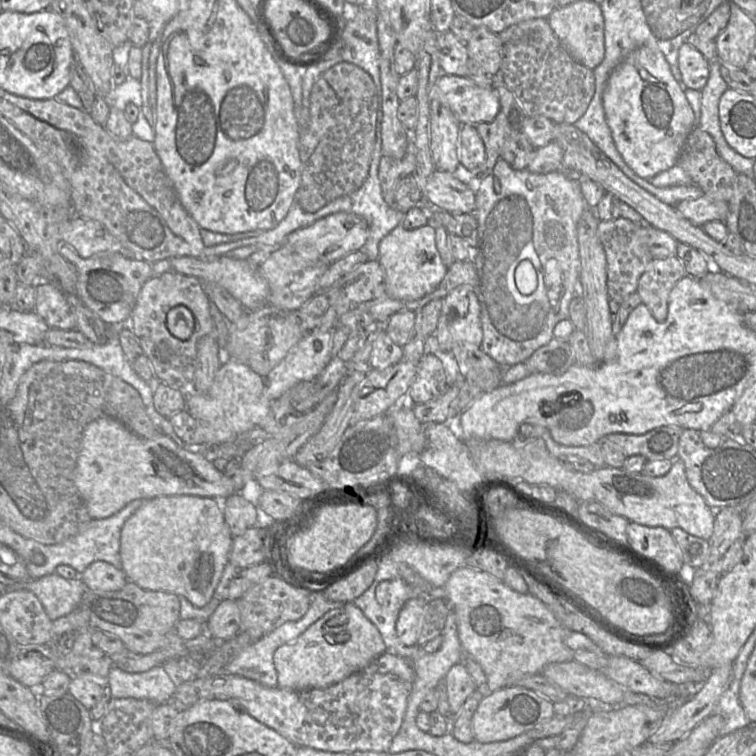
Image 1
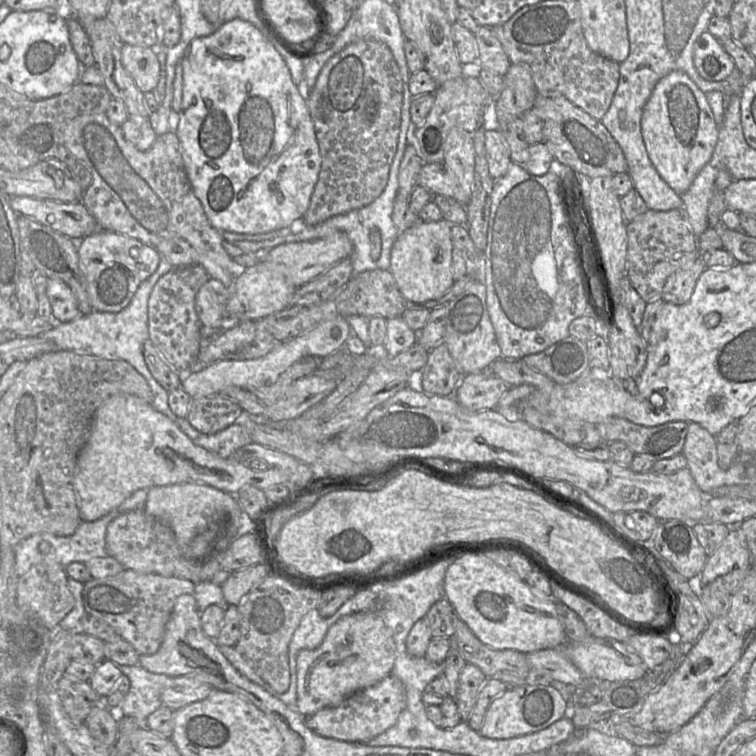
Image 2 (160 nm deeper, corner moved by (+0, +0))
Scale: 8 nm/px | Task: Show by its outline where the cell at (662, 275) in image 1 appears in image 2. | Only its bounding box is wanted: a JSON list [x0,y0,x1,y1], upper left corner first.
[661,258,706,305]

